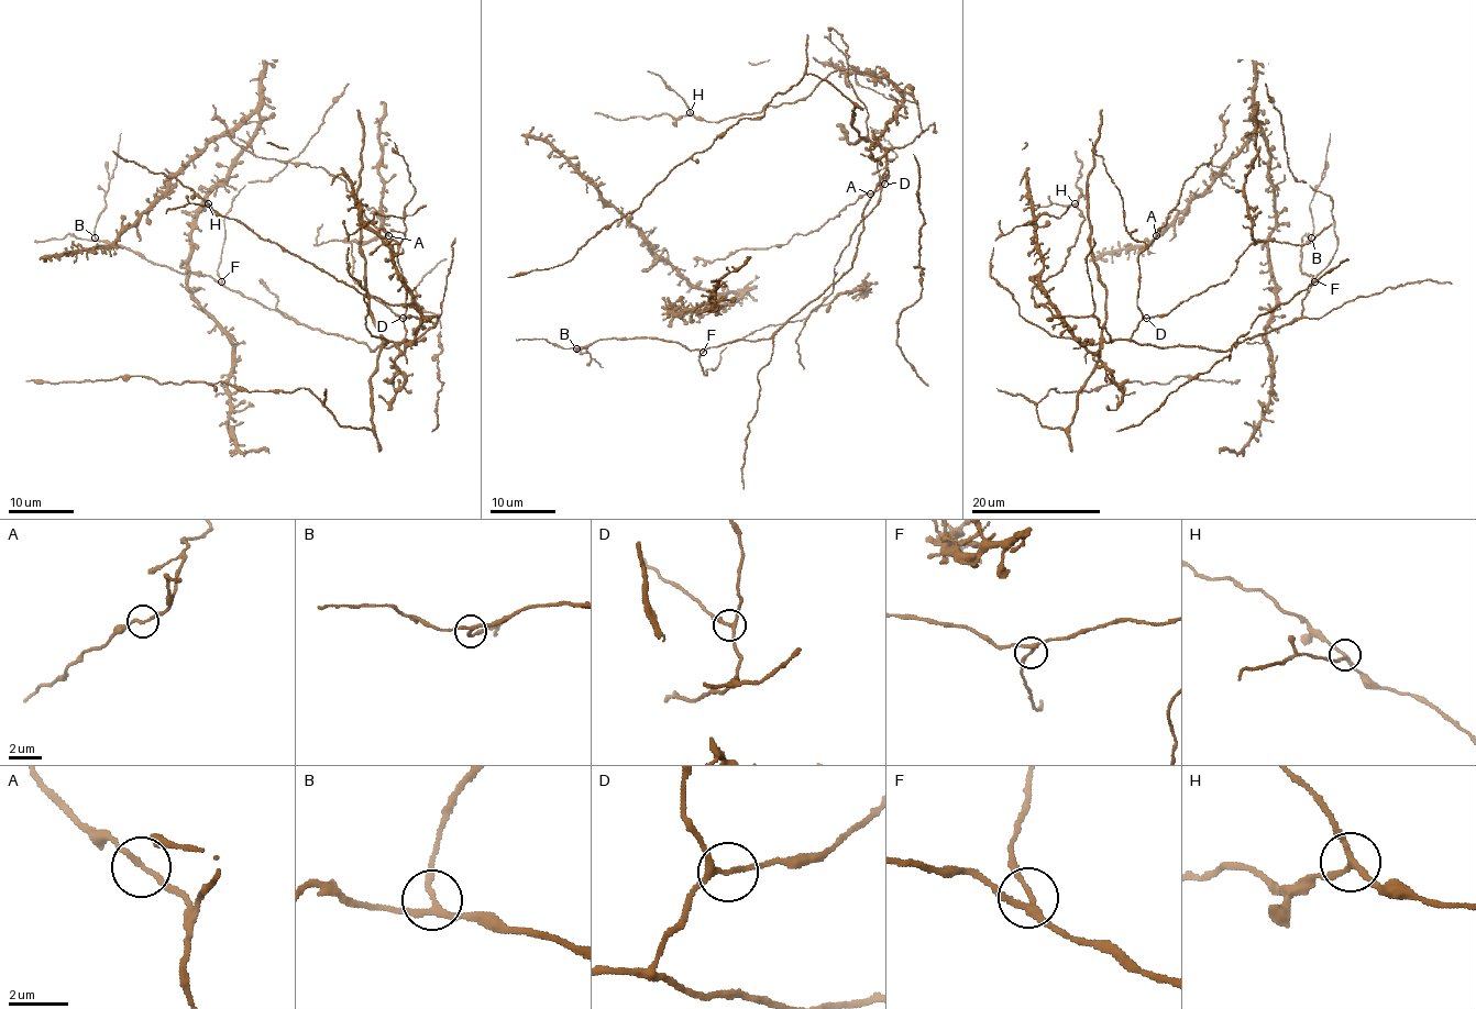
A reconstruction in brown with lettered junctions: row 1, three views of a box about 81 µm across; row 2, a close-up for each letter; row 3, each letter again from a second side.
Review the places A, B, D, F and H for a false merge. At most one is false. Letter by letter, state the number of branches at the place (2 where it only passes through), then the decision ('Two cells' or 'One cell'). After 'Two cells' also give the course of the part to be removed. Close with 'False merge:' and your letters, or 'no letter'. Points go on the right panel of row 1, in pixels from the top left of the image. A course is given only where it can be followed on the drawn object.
A: Branches: 2. One cell
B: Branches: 3. One cell
D: Branches: 3. One cell
F: Branches: 3. One cell
H: Branches: 3. One cell
False merge: no letter

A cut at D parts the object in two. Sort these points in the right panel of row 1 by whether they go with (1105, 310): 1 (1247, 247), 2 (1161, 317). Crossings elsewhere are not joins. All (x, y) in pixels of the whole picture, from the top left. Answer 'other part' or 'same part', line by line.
1: other part
2: other part

